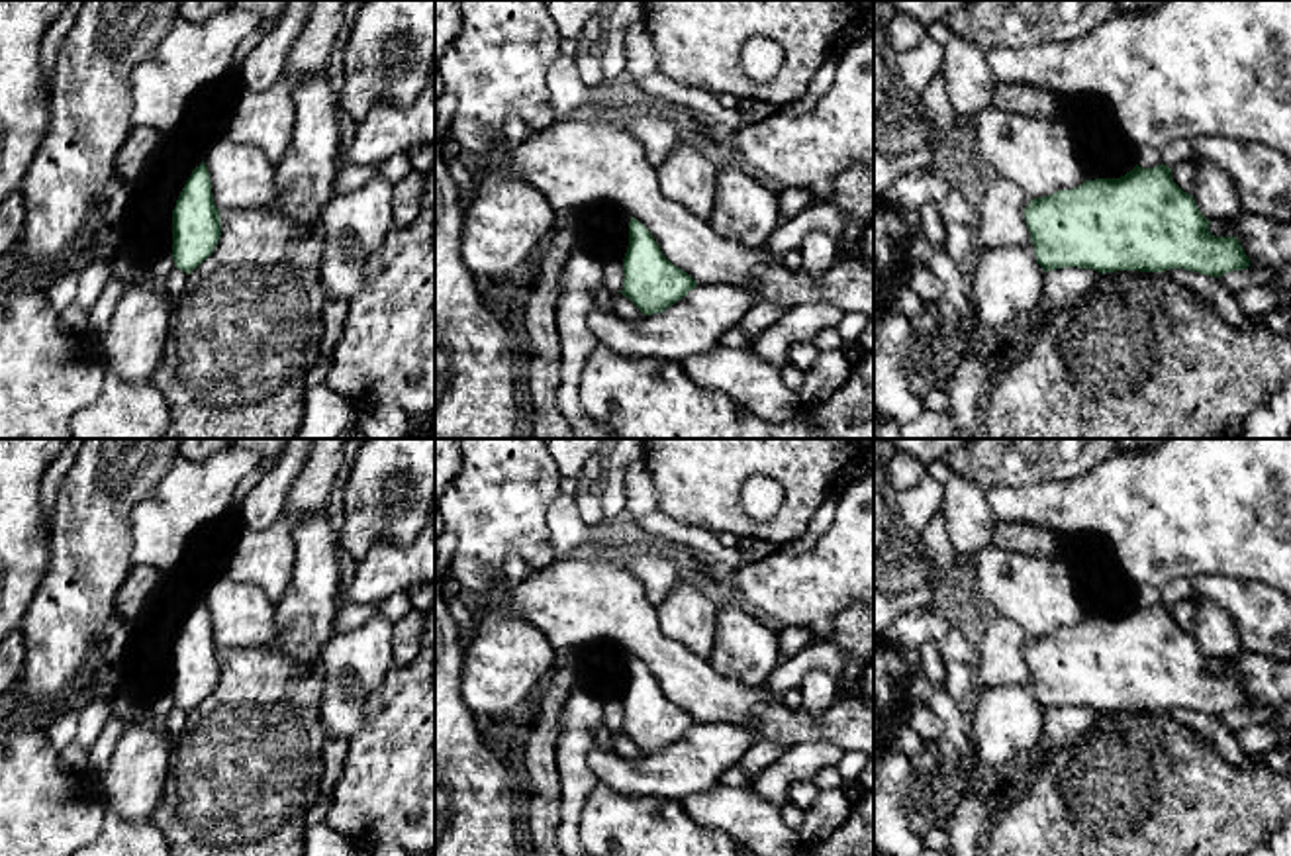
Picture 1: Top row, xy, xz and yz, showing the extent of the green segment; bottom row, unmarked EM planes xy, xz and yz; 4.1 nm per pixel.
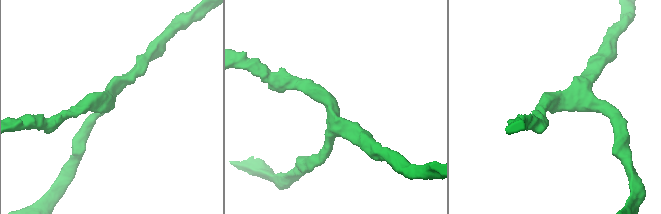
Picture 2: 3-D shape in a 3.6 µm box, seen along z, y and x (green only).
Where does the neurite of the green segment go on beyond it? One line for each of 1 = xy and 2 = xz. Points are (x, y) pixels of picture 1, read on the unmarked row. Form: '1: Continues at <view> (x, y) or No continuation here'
1: No continuation here
2: No continuation here

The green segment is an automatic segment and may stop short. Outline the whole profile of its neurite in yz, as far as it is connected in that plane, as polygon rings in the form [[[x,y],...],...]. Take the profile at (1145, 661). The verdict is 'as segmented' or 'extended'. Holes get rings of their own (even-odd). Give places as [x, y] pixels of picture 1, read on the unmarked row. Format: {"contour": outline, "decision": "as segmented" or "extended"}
{"contour": [[[1164,601],[1154,607],[1136,603],[1121,617],[1085,619],[1077,627],[1034,637],[1025,646],[1025,660],[1044,711],[1068,705],[1101,713],[1183,707],[1219,717],[1250,705],[1236,676],[1215,676],[1209,670],[1211,660],[1199,650],[1193,635],[1173,621],[1171,607]]], "decision": "as segmented"}

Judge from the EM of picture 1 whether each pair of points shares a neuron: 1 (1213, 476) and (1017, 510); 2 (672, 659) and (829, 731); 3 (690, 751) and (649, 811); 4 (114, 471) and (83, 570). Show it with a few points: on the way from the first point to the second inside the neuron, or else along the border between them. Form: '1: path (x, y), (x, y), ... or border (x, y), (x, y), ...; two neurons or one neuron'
1: path (1164, 500), (1148, 504), (1066, 506); one neuron
2: path (712, 698), (751, 706), (768, 719), (790, 727); one neuron
3: border (612, 788), (623, 794), (678, 802); two neurons
4: path (96, 496), (89, 545); one neuron

